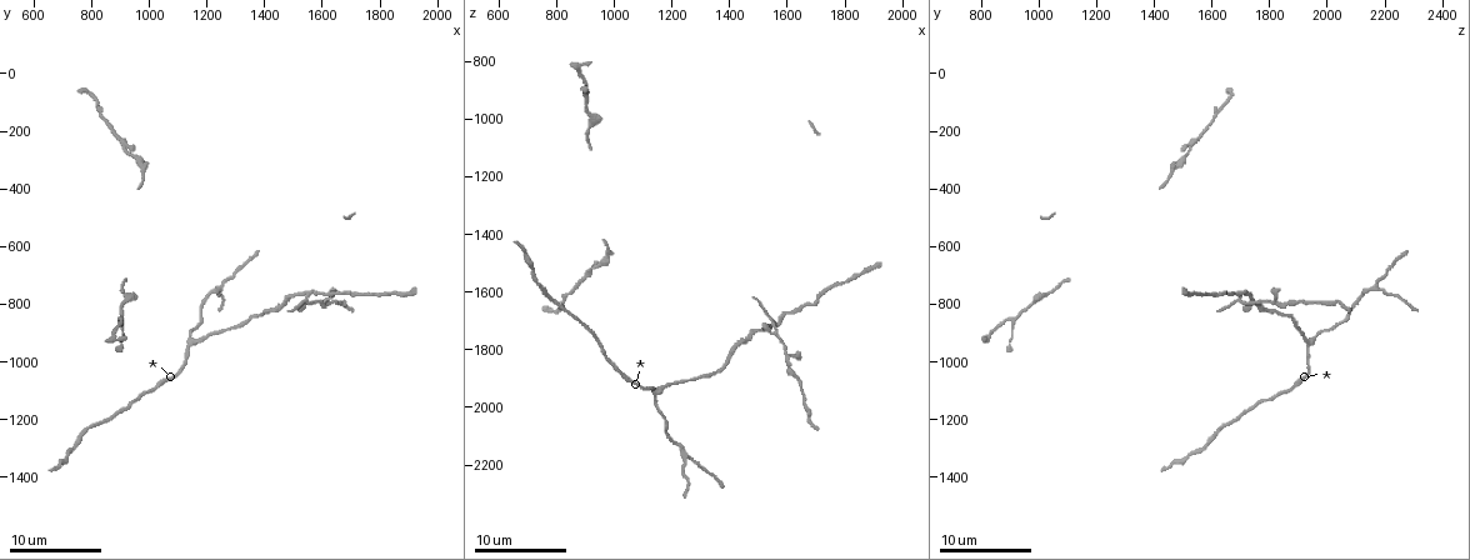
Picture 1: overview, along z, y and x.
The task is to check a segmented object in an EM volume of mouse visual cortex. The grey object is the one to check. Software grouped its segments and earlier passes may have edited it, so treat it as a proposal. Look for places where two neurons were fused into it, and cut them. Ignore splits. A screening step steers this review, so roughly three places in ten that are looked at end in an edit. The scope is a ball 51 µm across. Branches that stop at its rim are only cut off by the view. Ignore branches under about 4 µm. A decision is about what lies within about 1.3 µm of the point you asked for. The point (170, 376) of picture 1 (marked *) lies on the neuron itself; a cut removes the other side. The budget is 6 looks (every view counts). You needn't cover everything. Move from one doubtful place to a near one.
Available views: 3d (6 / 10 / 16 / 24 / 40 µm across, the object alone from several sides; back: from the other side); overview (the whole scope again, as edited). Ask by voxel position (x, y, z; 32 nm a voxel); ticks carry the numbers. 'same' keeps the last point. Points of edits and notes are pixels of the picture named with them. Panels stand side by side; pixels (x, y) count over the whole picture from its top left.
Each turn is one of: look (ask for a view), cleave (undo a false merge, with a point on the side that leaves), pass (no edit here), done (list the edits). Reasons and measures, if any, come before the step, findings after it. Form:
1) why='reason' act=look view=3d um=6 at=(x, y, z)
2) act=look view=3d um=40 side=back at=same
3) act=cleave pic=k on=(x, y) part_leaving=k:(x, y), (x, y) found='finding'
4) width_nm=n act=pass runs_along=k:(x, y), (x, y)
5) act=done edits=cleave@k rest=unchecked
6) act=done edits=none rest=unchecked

act=look view=3d um=10 at=(1150, 920, 1940)

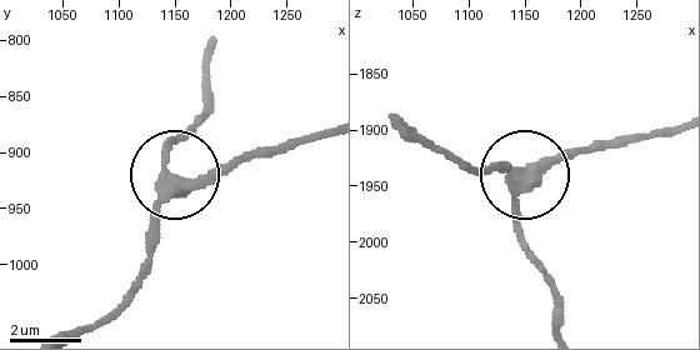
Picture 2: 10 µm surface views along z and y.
arms=3 act=pass runs_along=2:(443, 153), (478, 170), (518, 173), (520, 248) found='one neuron here'

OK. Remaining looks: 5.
why='branch point' act=look view=3d um=6 at=(1250, 750, 2160)

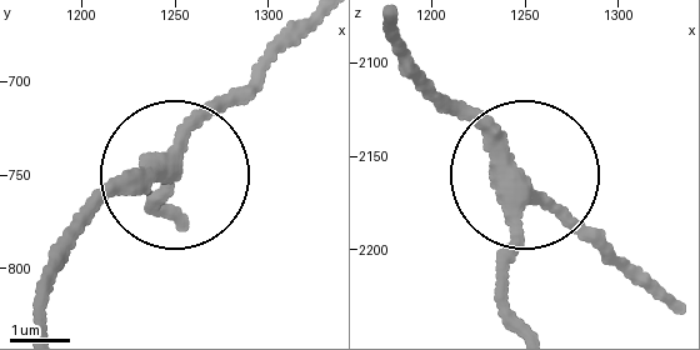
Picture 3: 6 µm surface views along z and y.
act=pass runs_along=3:(390, 20), (395, 45), (520, 175), (510, 319) found='continuous, no second neuron'

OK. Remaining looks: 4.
why='small branch off a trunk' act=look view=3d um=16 at=(970, 300, 1500)

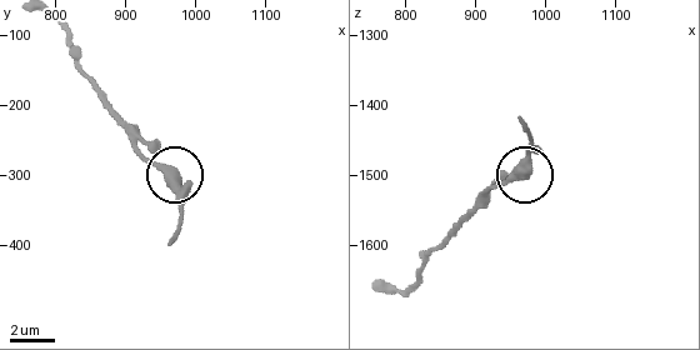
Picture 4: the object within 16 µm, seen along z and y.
act=pass found='continuous, no second neuron'

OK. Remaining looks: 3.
act=done edits=none rest=unchecked

